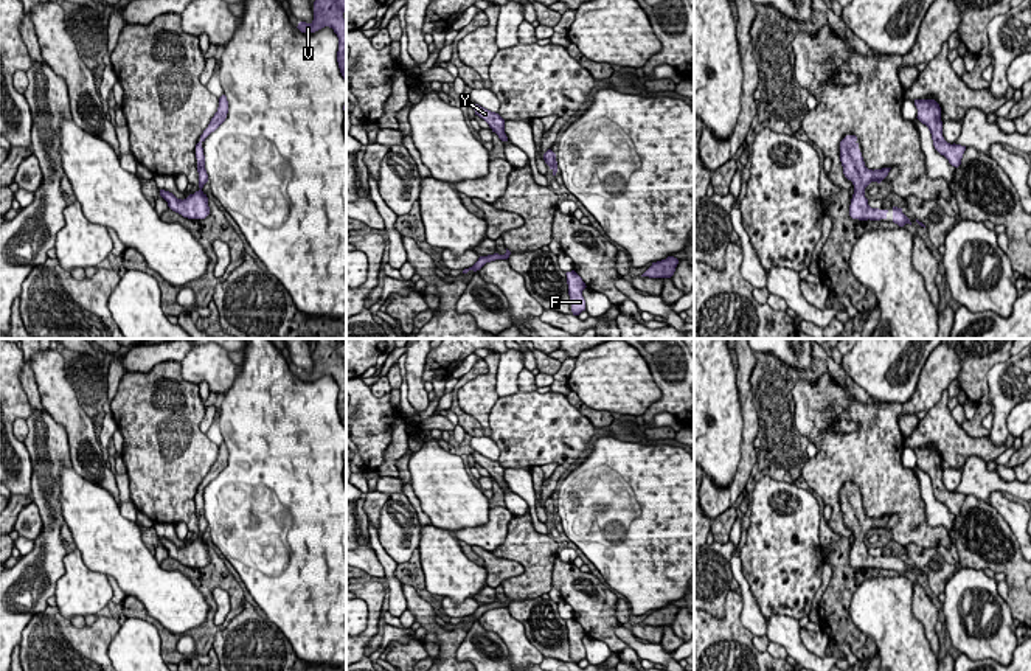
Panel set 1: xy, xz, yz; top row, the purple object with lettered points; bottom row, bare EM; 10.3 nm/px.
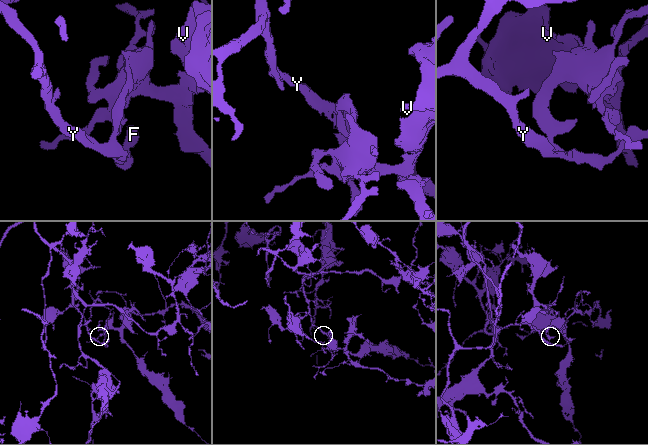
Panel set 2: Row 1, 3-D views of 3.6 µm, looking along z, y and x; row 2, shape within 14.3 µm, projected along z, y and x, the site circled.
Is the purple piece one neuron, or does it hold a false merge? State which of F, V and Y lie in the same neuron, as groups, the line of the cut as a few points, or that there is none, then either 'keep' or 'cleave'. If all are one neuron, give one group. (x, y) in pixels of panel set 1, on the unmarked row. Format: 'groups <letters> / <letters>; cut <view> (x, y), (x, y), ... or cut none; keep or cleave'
groups F V Y; cut none; keep

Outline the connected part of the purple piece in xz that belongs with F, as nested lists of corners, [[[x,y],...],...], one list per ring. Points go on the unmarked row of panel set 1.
[[[567,620],[568,643],[573,663],[579,663],[585,659],[585,648],[582,638],[587,635],[582,626],[575,620]]]

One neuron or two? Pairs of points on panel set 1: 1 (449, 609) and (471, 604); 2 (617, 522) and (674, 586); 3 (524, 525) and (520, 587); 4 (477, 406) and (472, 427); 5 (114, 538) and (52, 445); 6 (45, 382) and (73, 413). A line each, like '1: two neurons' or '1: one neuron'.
1: one neuron
2: one neuron
3: one neuron
4: two neurons
5: two neurons
6: one neuron

